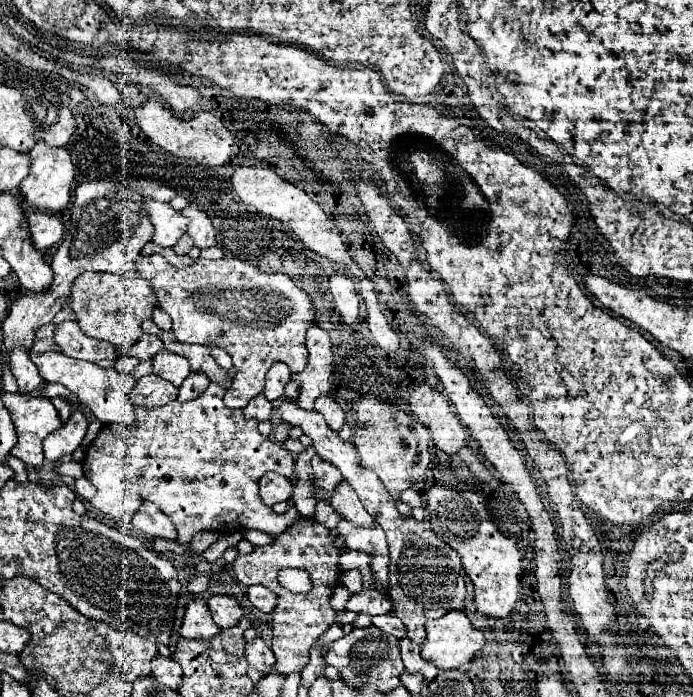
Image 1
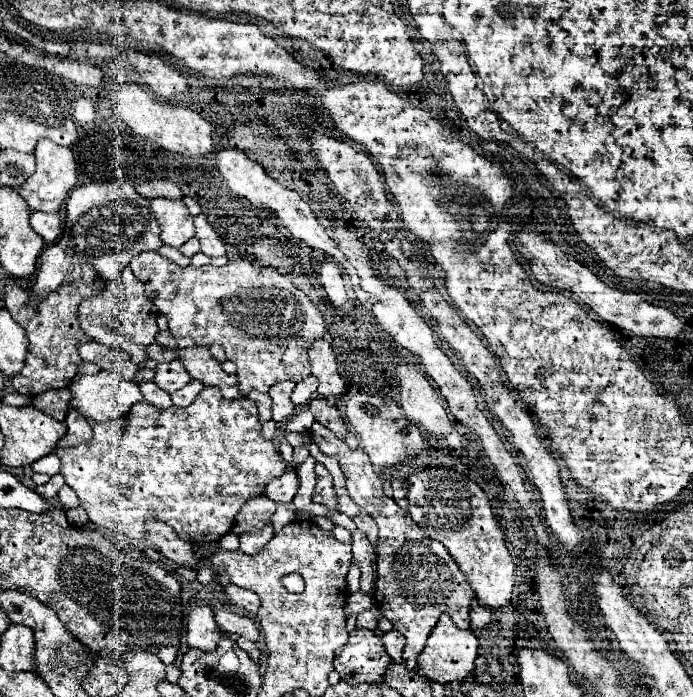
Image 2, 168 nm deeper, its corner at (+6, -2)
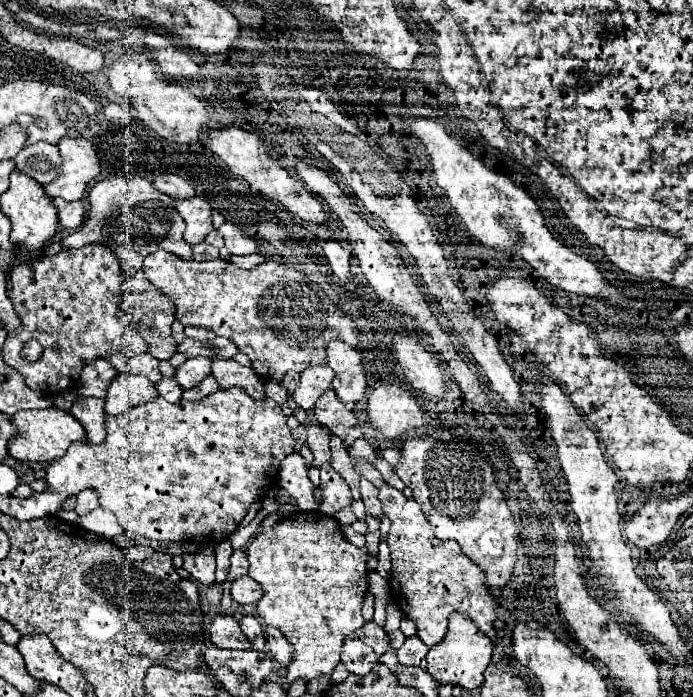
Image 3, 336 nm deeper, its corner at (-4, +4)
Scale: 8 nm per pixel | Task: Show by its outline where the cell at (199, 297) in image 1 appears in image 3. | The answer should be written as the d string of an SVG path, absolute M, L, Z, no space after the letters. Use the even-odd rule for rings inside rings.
M156 250L156 254L148 254L142 266L146 278L172 302L176 304L176 320L184 326L204 326L210 328L216 336L230 338L240 352L244 352L252 360L252 368L260 378L282 382L286 372L304 372L310 366L326 366L328 364L326 344L330 340L342 340L346 344L358 346L360 334L356 322L346 316L334 302L328 300L326 292L320 284L312 282L304 272L296 270L292 264L266 260L252 270L242 270L234 266L224 266L224 260L182 260L166 250Z

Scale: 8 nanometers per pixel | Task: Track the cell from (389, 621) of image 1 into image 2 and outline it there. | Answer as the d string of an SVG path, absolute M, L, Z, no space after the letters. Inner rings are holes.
M392 630L392 632L384 634L384 636L382 636L382 640L384 640L384 646L386 646L388 656L390 656L396 664L402 664L402 662L404 662L404 660L402 660L402 650L404 650L406 638L404 638L400 632Z

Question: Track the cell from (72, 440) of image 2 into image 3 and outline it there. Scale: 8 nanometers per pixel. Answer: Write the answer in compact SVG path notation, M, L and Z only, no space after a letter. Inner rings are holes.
M78 398L76 404L70 408L70 414L76 416L84 430L86 438L92 444L100 444L106 438L106 426L104 426L104 400L100 398Z

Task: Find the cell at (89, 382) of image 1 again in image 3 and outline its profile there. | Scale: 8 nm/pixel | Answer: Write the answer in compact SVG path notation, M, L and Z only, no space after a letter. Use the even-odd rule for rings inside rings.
M116 374L108 386L104 412L106 416L118 416L130 410L132 406L150 402L156 398L156 386L144 376L130 376L130 374Z

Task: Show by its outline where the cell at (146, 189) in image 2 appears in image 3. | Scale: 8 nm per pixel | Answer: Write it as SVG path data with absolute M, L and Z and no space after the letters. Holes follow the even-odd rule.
M164 172L164 174L156 176L152 180L152 184L158 190L162 190L164 194L168 194L170 198L192 198L192 196L196 196L196 190L192 188L192 184L188 180L184 180L182 176L178 176L178 174Z

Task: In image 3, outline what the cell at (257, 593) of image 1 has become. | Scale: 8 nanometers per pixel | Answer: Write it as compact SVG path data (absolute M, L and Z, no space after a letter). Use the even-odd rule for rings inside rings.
M242 576L242 578L234 580L230 592L238 604L256 604L264 594L262 586L256 580L252 580L250 576Z

